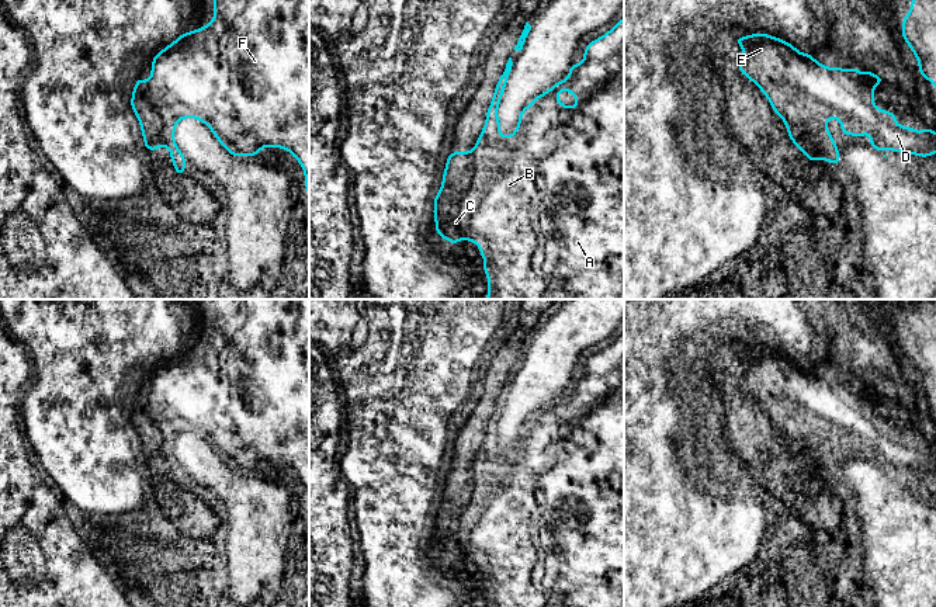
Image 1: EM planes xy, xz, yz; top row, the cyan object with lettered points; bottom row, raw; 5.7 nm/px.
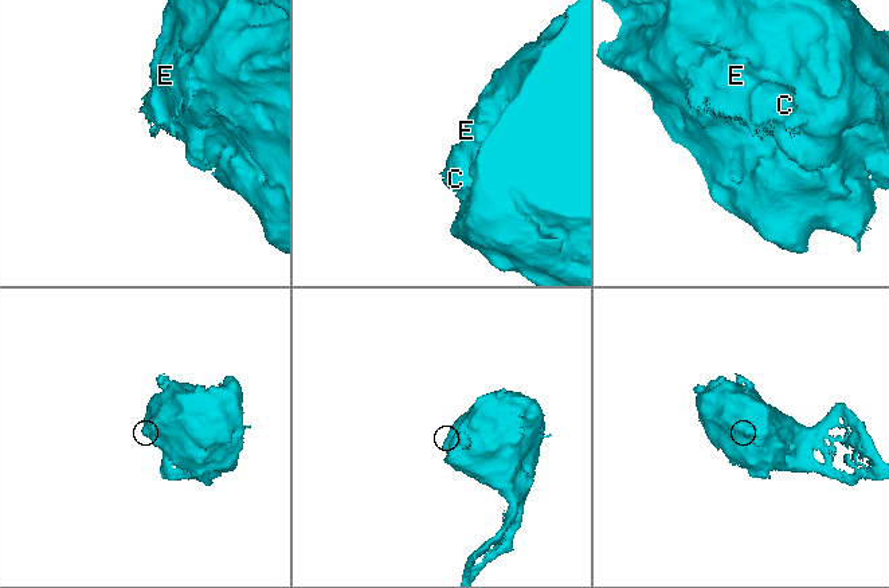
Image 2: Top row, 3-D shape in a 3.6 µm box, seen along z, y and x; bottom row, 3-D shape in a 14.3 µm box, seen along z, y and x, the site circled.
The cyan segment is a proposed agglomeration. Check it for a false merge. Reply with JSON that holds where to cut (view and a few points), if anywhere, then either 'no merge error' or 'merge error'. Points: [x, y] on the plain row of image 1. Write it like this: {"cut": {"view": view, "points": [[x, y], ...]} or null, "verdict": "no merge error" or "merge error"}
{"cut": {"view": "xz", "points": [[472, 465], [485, 500], [468, 536], [478, 555]]}, "verdict": "merge error"}

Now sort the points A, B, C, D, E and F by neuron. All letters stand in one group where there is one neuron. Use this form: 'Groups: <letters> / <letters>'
Groups: A B D E F / C

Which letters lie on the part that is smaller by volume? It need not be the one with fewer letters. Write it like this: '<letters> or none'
C

